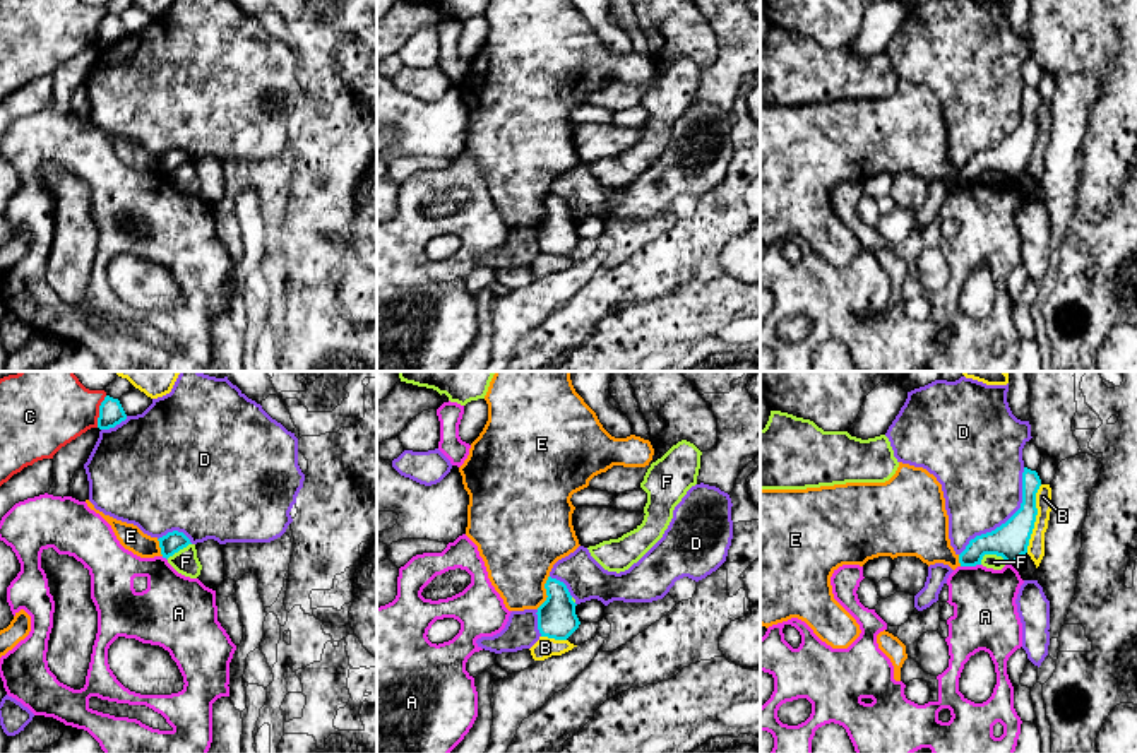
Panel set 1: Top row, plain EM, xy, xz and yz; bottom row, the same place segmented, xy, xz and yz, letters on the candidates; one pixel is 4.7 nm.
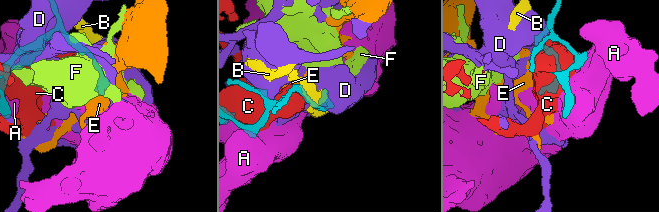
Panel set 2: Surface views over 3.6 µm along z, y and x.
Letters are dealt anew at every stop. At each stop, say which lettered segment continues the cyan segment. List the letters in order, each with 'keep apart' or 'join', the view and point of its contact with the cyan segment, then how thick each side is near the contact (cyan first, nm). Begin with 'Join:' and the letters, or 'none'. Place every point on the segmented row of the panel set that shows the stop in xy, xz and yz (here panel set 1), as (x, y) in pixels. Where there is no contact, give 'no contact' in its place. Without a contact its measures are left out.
Join: none
A: keep apart; meets cyan in yz at (970, 565); 170 nm thick on the cyan side, 300 nm on the other
B: keep apart; meets cyan in yz at (1035, 519); 170 nm thick on the cyan side, 80 nm on the other
C: keep apart; meets cyan in xy at (100, 411); 120 nm thick on the cyan side, 380 nm on the other
D: keep apart; meets cyan in yz at (1009, 519); 170 nm thick on the cyan side, 380 nm on the other
E: keep apart; meets cyan in xz at (547, 592); 180 nm thick on the cyan side, 360 nm on the other
F: keep apart; meets cyan in yz at (994, 553); 170 nm thick on the cyan side, 70 nm on the other

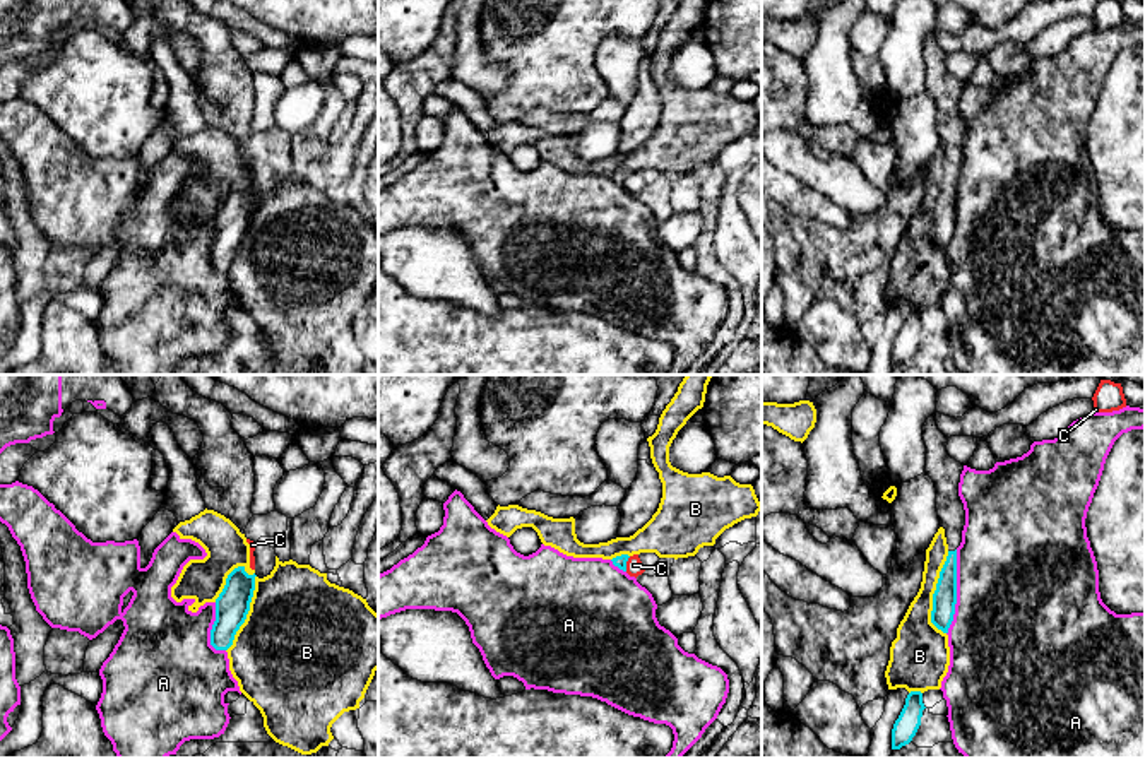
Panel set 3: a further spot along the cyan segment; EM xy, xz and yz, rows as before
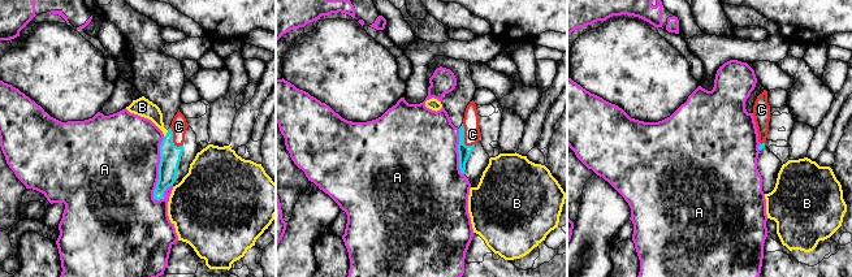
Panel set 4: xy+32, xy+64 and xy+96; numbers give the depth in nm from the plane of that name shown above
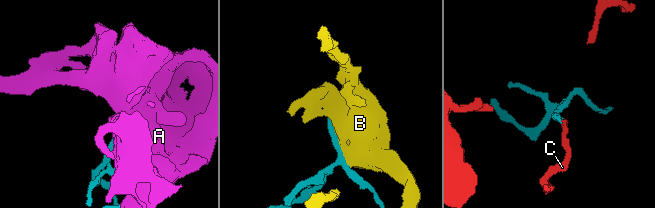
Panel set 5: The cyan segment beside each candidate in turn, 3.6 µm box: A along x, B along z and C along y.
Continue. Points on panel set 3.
Join: C
A: keep apart; meets cyan in yz at (955, 592); 110 nm thick on the cyan side, 500 nm on the other
B: keep apart; meets cyan in xy at (249, 608); 160 nm thick on the cyan side, 500 nm on the other
C: join; meets cyan in xz at (625, 563); 60 nm thick on the cyan side, 80 nm on the other

